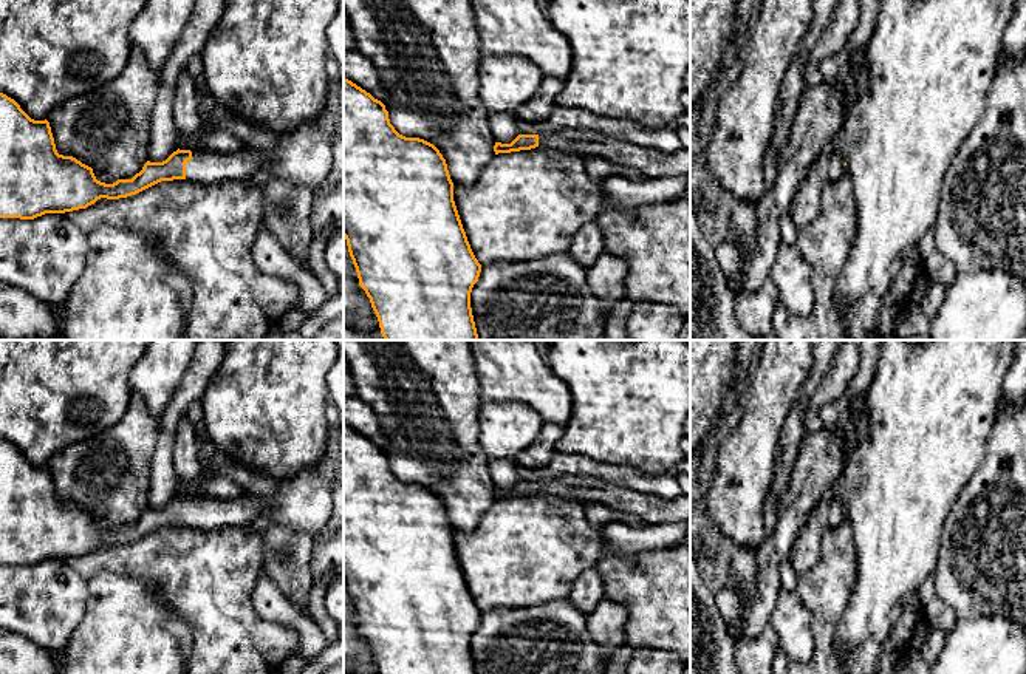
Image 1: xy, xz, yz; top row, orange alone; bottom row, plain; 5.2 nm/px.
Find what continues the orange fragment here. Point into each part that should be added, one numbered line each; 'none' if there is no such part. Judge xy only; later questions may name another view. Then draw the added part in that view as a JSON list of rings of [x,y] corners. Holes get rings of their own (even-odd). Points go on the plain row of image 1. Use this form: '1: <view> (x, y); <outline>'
1: xy (206, 514); [[[241,495],[232,499],[192,498],[186,509],[186,526],[203,530],[257,524],[266,513],[266,499]]]

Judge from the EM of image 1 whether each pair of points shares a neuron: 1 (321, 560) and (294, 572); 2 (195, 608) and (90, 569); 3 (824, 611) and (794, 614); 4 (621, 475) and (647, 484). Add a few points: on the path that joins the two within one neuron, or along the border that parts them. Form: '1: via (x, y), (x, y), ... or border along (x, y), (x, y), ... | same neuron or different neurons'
1: border along (316, 537), (310, 563), (313, 582) | different neurons
2: via (169, 582), (149, 561), (116, 561) | same neuron
3: border along (794, 591), (808, 612), (814, 646) | different neurons
4: via (627, 476), (641, 481) | same neuron

